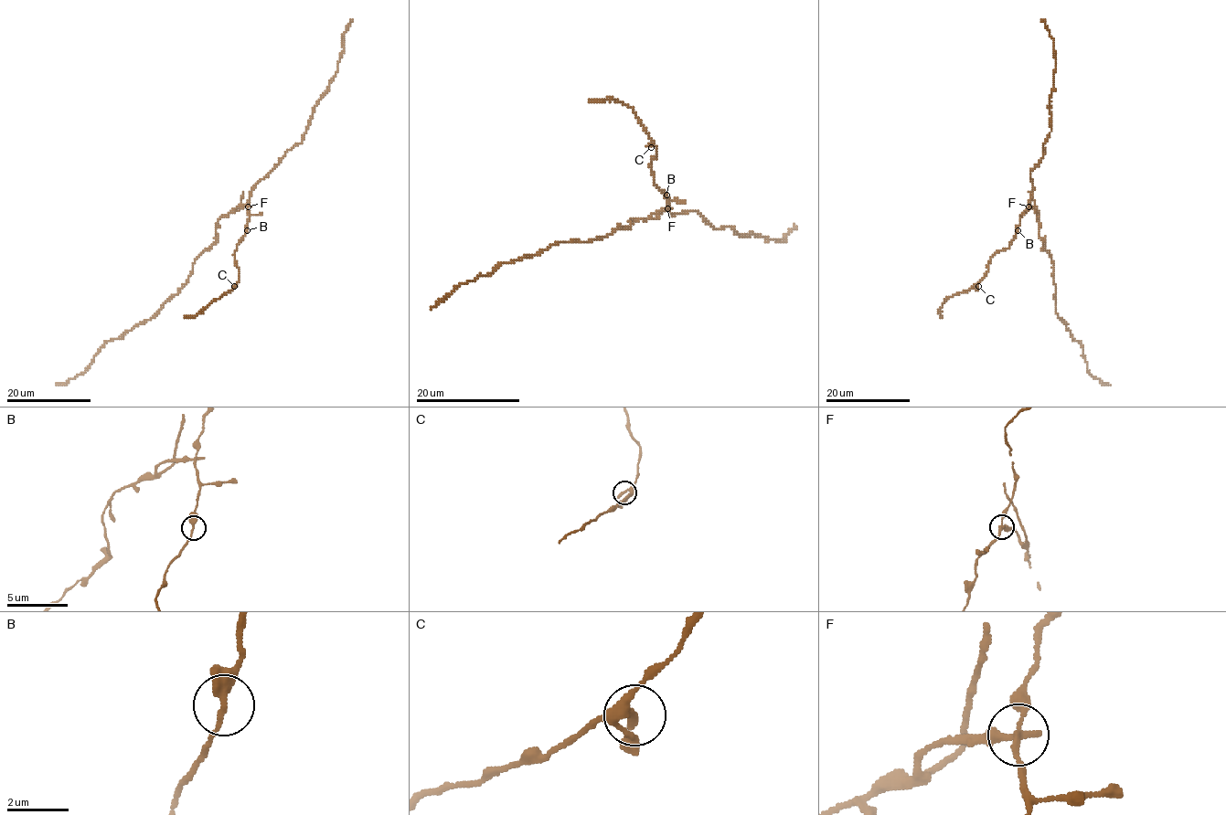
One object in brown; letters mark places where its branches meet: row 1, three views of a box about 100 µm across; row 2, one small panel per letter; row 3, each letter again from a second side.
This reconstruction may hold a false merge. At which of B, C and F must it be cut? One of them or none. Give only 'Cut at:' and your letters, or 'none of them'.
Cut at: F

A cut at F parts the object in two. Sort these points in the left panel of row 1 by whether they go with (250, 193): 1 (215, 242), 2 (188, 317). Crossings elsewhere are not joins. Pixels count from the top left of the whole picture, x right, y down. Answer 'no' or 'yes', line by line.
1: no
2: yes

